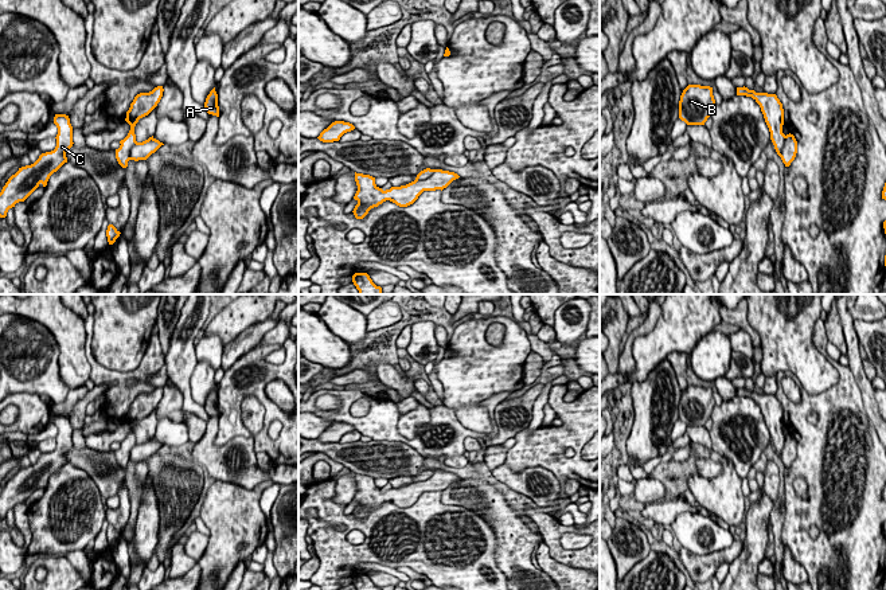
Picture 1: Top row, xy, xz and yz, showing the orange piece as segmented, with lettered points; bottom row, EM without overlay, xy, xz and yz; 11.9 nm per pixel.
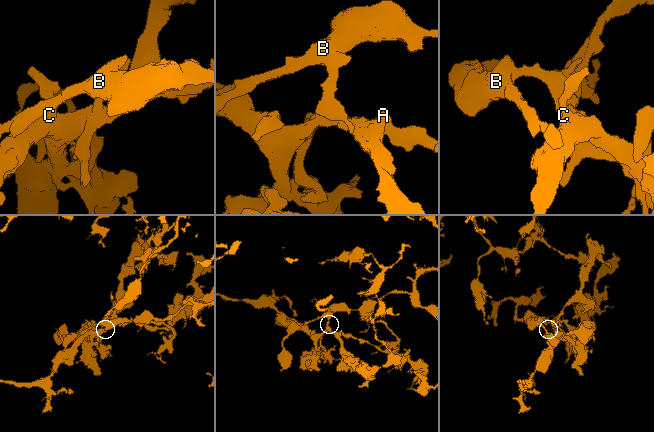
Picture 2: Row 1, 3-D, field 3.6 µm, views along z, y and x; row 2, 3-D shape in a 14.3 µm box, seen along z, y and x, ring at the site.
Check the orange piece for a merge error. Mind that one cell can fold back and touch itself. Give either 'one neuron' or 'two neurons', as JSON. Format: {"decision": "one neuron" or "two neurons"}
{"decision": "two neurons"}

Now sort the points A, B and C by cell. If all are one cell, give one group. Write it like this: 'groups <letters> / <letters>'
groups A C / B

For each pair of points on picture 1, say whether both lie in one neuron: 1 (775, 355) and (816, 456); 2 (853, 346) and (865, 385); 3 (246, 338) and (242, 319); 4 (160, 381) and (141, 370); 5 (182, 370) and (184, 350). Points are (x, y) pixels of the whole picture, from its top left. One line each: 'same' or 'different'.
1: different
2: same
3: different
4: different
5: same

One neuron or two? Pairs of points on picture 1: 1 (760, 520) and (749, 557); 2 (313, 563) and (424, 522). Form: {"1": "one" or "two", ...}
{"1": "one", "2": "two"}

